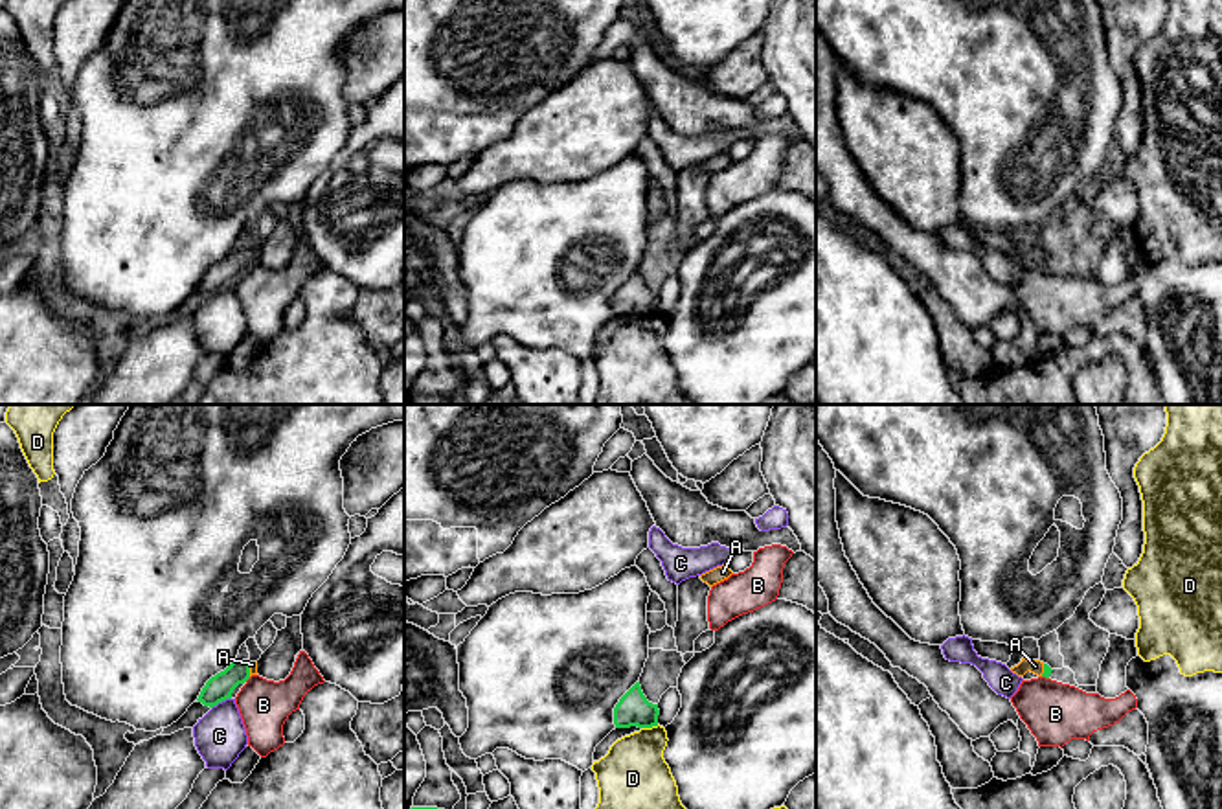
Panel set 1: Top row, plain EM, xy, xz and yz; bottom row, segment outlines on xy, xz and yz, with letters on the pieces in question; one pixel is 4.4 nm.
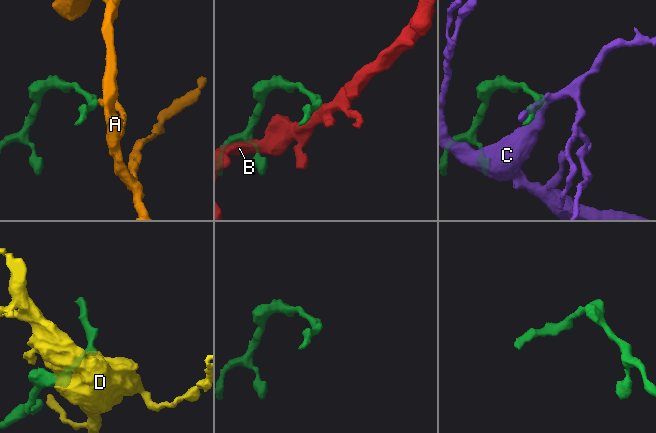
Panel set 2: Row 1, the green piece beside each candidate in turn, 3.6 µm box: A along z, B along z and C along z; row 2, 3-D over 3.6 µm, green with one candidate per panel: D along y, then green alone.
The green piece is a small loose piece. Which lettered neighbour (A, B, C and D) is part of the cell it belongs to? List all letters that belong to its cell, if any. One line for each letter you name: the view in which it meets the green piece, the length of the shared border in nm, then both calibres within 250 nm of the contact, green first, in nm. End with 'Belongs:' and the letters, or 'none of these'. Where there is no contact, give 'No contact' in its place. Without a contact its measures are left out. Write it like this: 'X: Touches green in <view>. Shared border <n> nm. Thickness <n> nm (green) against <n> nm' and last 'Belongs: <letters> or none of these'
A: Touches green in xy. Shared border 60 nm. Thickness 120 nm (green) against 30 nm
Belongs: A

